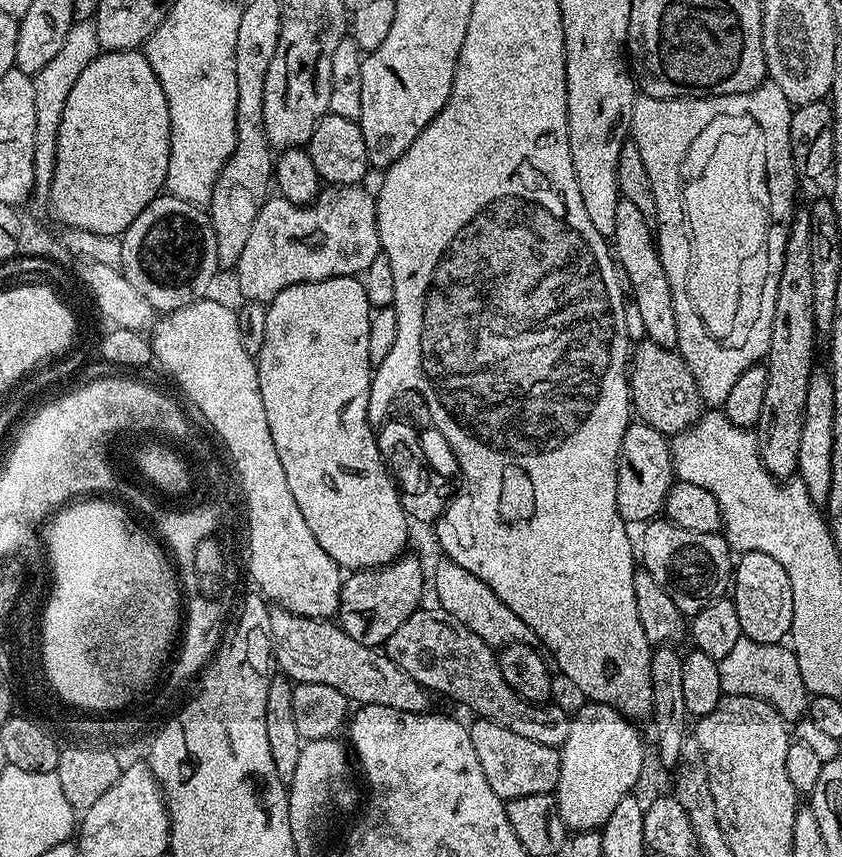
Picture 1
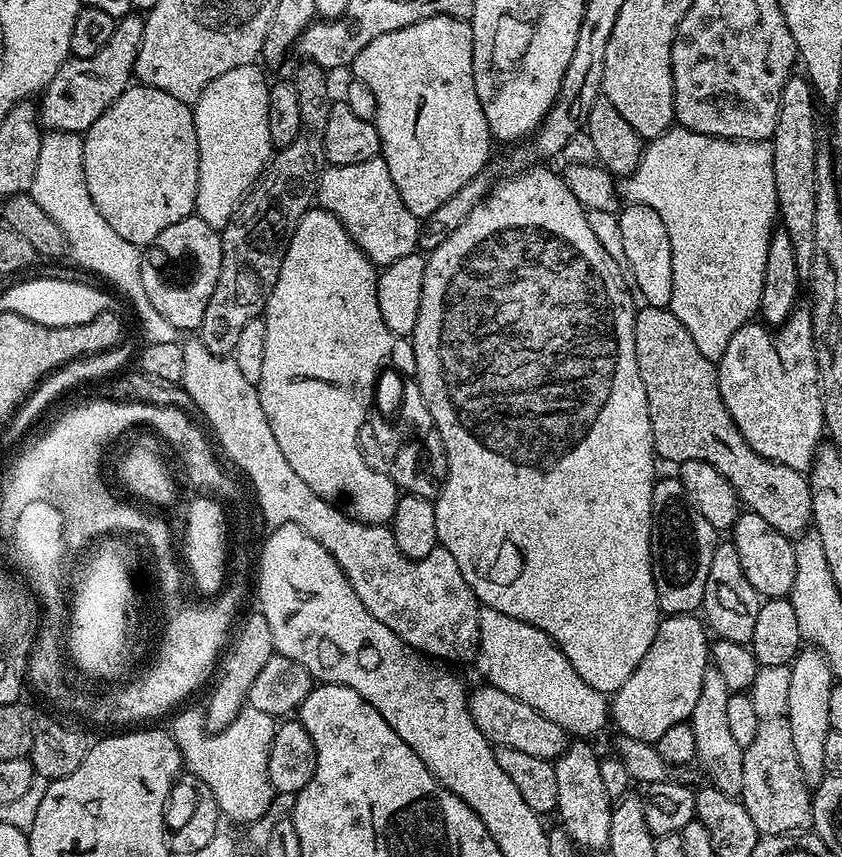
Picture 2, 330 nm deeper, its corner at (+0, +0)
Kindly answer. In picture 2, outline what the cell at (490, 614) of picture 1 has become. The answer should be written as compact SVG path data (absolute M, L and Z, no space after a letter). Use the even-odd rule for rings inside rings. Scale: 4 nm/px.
M481 607L476 631L474 665L485 676L491 687L534 706L542 718L558 722L562 730L572 738L592 738L610 720L610 700L594 686L589 686L570 666L566 654L538 626L510 618L502 610Z

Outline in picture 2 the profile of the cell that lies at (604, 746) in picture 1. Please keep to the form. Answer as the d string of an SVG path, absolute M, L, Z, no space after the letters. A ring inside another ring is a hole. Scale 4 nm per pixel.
M668 614L661 619L654 634L654 642L650 642L650 650L646 650L646 658L638 662L634 674L626 678L626 682L610 700L611 723L616 723L623 735L655 745L656 740L662 738L666 730L670 730L670 726L678 726L691 717L698 703L698 694L702 694L702 674L706 674L710 667L710 639L707 635L709 633L699 615Z

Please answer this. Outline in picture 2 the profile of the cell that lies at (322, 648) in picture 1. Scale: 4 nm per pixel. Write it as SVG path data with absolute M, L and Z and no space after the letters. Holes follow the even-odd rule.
M491 686L471 689L468 698L468 709L482 734L493 745L501 748L522 750L525 754L534 754L543 760L555 761L566 747L566 734L558 722L550 722L550 718L542 718L534 706L526 706L526 702L518 702L518 698L510 698L502 690Z

